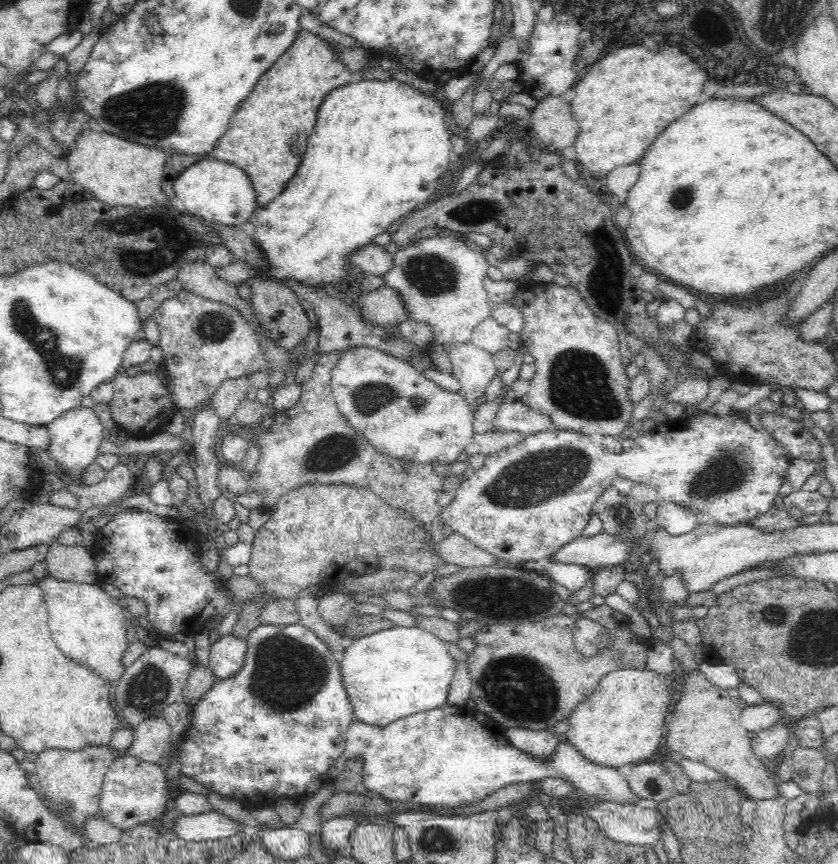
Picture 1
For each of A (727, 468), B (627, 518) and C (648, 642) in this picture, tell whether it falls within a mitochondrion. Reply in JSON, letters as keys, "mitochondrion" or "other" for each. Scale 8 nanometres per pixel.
{"A":"mitochondrion","B":"mitochondrion","C":"other"}

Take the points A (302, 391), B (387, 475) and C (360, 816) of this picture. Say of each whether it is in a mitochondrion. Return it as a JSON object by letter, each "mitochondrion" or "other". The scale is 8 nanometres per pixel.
{"A":"other","B":"other","C":"other"}

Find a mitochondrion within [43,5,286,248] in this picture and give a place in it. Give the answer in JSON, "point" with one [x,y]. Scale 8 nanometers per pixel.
{"point":[152,111]}

